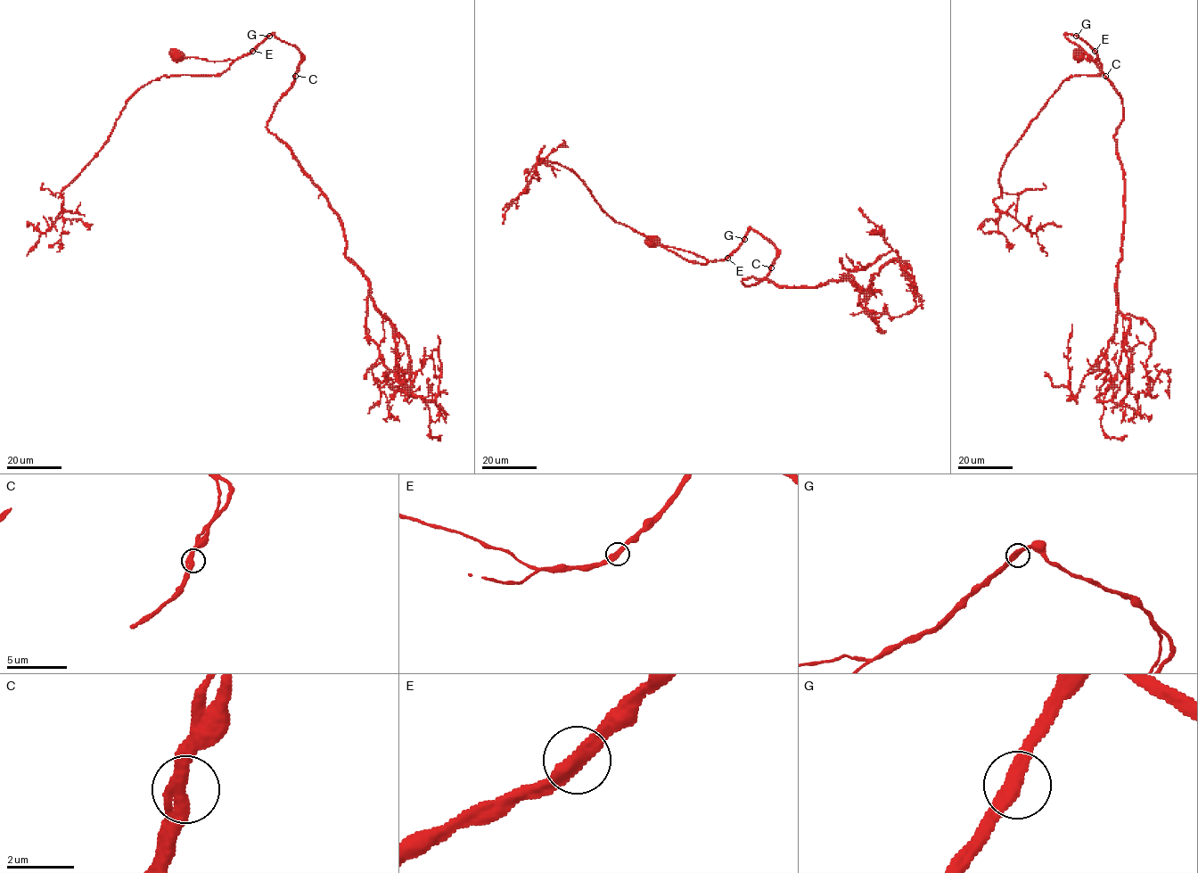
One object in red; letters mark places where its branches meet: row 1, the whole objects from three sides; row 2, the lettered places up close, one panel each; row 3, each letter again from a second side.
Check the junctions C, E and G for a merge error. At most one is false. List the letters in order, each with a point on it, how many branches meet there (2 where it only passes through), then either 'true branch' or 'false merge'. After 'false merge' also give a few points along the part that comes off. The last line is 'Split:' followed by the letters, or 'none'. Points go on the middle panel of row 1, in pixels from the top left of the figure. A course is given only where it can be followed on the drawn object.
C: place (771, 267); branches 2; true branch
E: place (727, 258); branches 2; true branch
G: place (744, 239); branches 2; true branch
Split: none

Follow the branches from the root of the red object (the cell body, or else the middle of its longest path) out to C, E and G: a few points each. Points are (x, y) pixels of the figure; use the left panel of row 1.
C: (176, 55), (209, 61), (236, 60), (273, 34), (301, 53), (295, 76)
E: (176, 55), (175, 58), (197, 57), (222, 61), (236, 60), (252, 51)
G: (176, 55), (175, 58), (197, 57), (209, 61), (236, 60), (249, 53), (269, 36)

